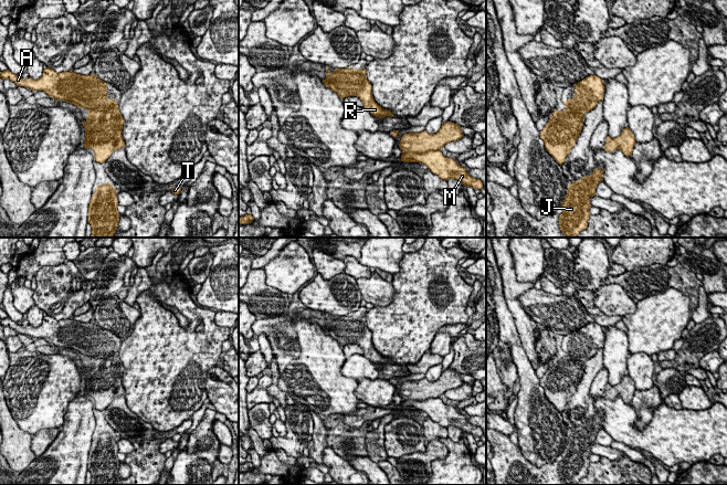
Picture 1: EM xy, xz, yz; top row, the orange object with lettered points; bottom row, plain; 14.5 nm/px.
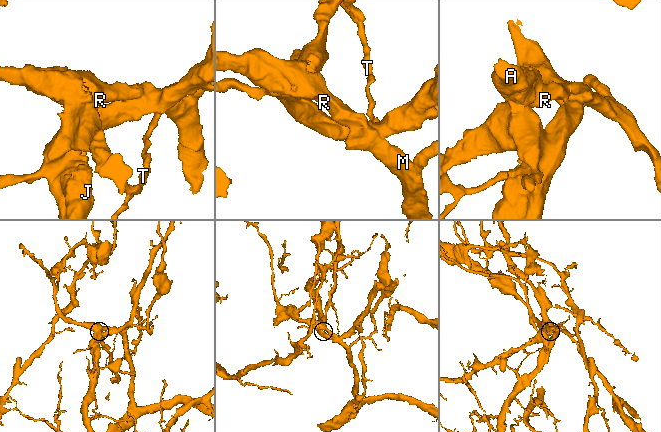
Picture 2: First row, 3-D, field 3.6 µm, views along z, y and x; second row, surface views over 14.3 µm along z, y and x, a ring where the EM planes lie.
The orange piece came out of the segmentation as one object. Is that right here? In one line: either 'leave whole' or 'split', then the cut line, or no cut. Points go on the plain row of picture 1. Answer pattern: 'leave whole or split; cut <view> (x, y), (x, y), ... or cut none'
split; cut xy (117, 352), (111, 356), (101, 356), (98, 360), (87, 361)

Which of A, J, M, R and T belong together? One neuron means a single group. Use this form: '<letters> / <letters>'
A M R T / J

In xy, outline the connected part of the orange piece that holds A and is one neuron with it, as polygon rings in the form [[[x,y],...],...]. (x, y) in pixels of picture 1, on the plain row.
[[[50,315],[43,317],[38,327],[22,326],[9,317],[0,319],[2,327],[10,327],[18,334],[32,338],[43,338],[56,348],[70,349],[78,356],[86,356],[87,361],[101,361],[99,357],[118,354],[115,347],[107,346],[107,331],[96,323],[81,323],[75,319],[56,320]]]

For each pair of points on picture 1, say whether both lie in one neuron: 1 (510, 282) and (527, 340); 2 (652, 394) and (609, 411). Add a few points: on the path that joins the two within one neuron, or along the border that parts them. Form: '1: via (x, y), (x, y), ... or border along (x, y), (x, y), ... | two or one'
1: via (512, 296), (513, 304), (526, 326) | one
2: border along (630, 403), (636, 414), (634, 425), (638, 429) | two

